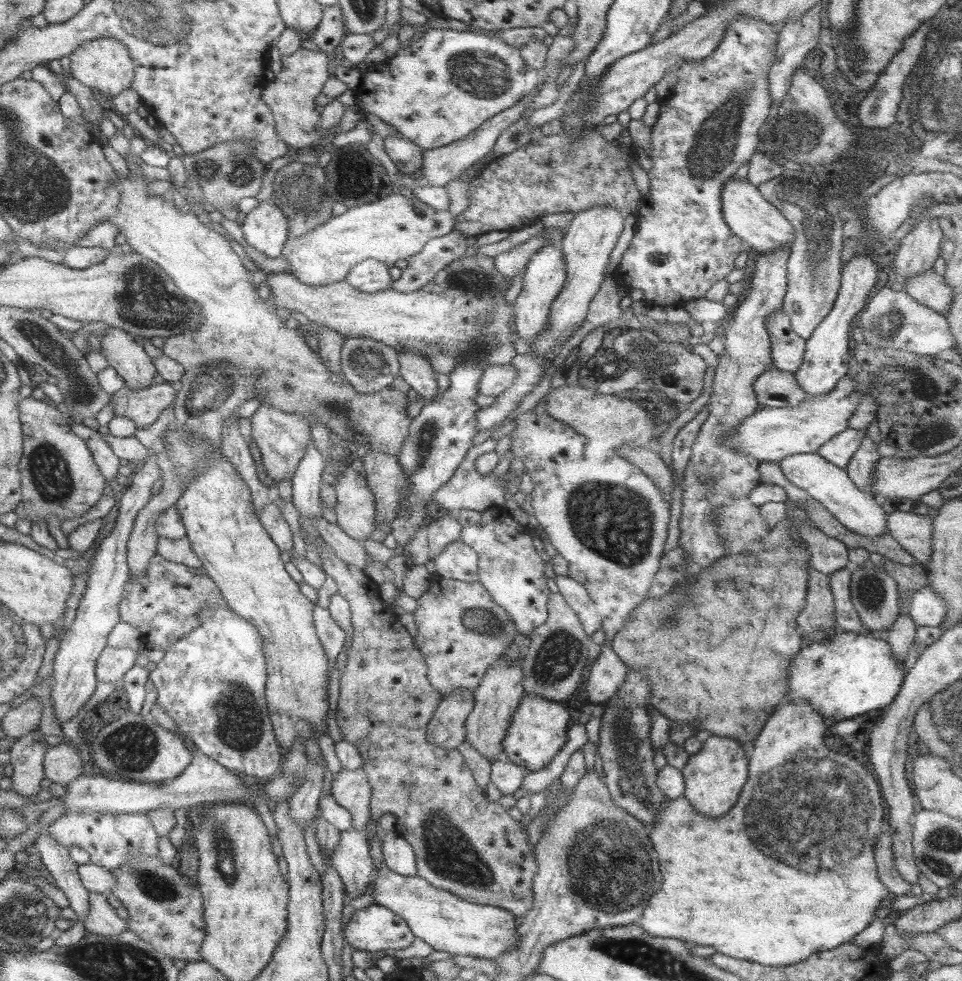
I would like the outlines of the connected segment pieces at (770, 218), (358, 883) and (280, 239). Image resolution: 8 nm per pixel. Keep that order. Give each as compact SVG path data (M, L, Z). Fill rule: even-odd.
M730 179L725 182L721 194L722 216L730 230L739 236L747 248L759 253L771 253L778 247L790 248L794 240L793 224L774 206L768 202L750 182Z
M341 831L338 846L330 852L331 865L342 879L347 899L364 895L376 872L368 838L361 831Z
M270 200L262 201L247 213L240 226L247 244L270 258L282 254L289 230L284 213Z

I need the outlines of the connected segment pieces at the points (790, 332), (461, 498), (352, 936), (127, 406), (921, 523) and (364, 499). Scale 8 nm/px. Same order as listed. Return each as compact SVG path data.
M782 308L767 314L765 323L771 340L772 366L781 371L796 372L803 361L805 338L795 332Z
M486 439L481 444L472 445L468 450L462 466L454 471L454 475L450 477L450 481L442 484L438 491L434 492L432 501L435 500L439 506L450 513L458 513L462 508L467 510L474 510L482 512L490 507L503 507L505 504L505 494L507 493L502 486L500 486L500 477L494 475L482 475L476 471L475 461L488 452L495 452L497 440Z
M372 904L355 910L346 920L344 936L354 949L371 953L403 950L415 940L407 922L385 906Z
M154 382L150 387L134 391L124 386L111 395L111 402L115 415L126 415L140 429L154 424L162 410L174 404L176 394L170 383Z
M896 509L887 516L888 532L903 546L918 563L931 561L933 520L928 515L920 516Z
M350 466L342 470L342 477L337 478L336 524L354 541L364 542L374 531L374 496L369 490L367 480Z

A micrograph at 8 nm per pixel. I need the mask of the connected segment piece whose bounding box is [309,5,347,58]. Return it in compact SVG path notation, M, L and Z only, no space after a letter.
M338 5L323 8L323 18L316 31L309 37L314 44L333 58L336 46L346 35L345 21Z

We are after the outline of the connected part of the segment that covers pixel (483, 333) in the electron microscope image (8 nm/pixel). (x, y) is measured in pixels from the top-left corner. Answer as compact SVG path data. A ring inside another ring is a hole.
M478 254L470 256L470 258L466 256L436 272L433 279L416 292L398 292L390 288L370 294L355 289L345 280L313 287L300 282L292 273L271 273L267 276L266 282L270 286L270 296L278 307L284 307L290 312L300 312L318 325L339 331L345 338L370 338L395 349L402 348L425 356L434 367L435 372L448 375L459 365L460 361L465 361L470 357L474 357L482 364L482 358L479 358L482 350L484 350L483 362L486 365L510 364L517 354L512 335L516 336L517 332L509 327L513 307L510 307L504 299L512 280L505 278L495 268L494 258L490 258L490 256L478 256ZM484 317L489 320L487 326L481 324Z

